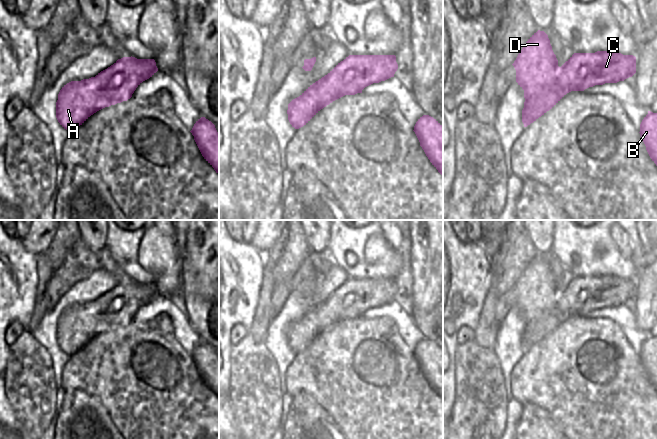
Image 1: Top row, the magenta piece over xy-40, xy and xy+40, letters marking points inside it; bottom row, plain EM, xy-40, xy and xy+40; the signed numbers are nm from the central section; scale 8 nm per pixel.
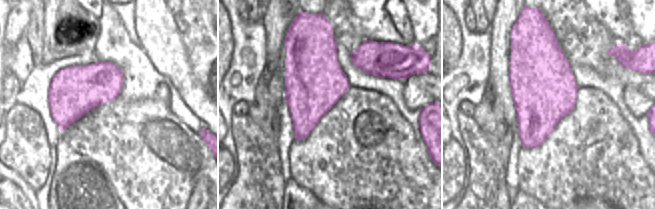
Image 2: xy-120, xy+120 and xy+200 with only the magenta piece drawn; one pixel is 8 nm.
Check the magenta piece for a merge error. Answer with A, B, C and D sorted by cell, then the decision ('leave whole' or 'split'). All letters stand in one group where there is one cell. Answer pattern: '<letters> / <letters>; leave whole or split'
A B C D; leave whole

